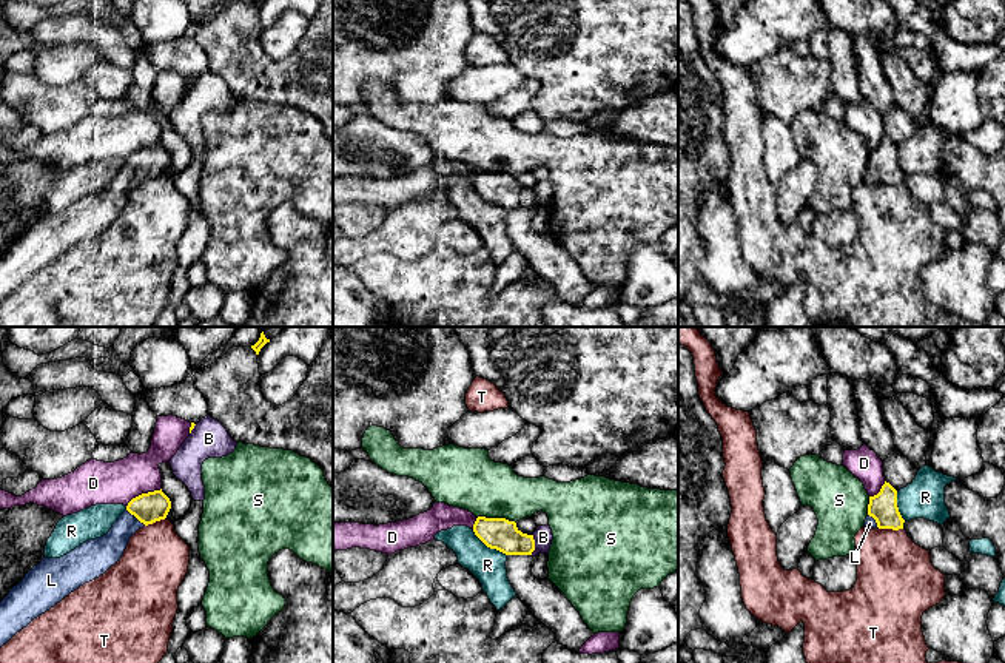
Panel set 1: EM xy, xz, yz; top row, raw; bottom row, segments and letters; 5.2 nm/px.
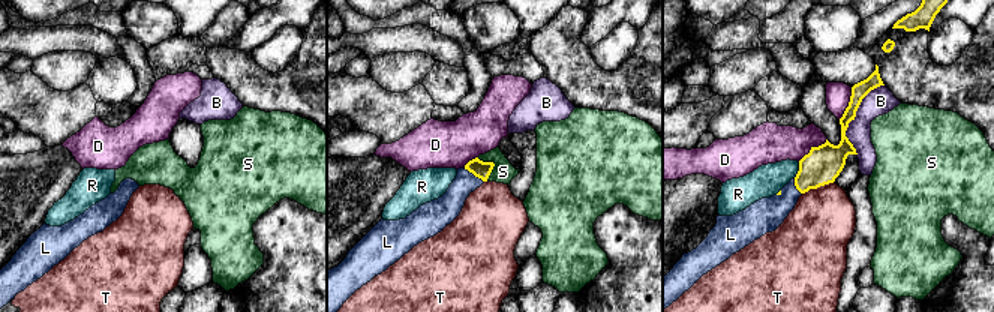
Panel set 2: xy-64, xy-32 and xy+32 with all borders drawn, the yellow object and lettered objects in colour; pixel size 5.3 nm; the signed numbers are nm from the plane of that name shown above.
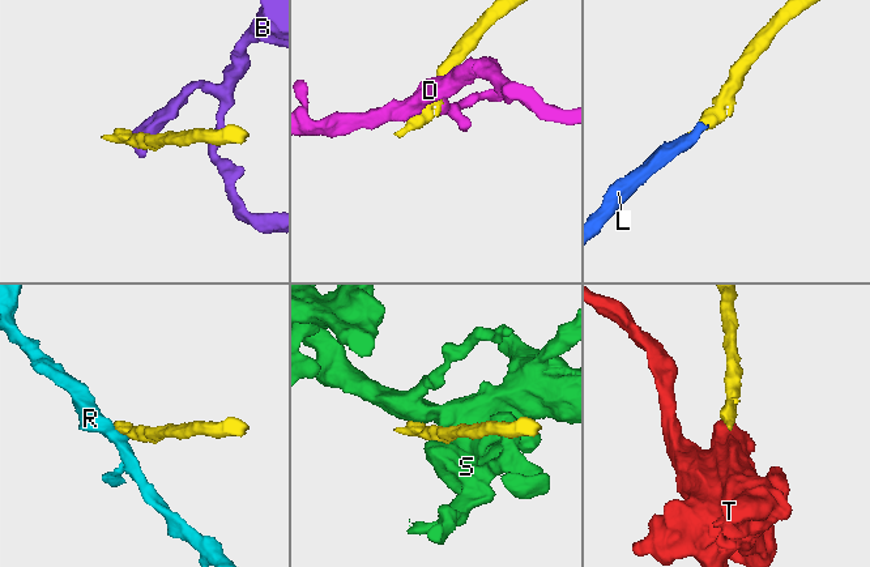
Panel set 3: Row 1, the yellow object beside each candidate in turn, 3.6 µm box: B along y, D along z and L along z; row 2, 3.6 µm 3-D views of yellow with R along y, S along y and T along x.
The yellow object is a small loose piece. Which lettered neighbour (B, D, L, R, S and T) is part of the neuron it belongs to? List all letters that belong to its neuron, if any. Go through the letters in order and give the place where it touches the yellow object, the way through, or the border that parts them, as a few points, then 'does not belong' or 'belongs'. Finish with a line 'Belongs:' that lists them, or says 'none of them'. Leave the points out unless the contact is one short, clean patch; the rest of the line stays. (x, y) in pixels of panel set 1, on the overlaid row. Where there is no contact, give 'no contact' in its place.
B: xz (534, 545) | does not belong
D: xy (142, 494) | does not belong
L: xy (136, 517) | across xy (148, 508), (136, 517), (104, 552) | belongs
R: xz (489, 546) | along xz (472, 529), (487, 546), (506, 555) | does not belong
S: xz (497, 518) | does not belong
T: yz (890, 528) | along yz (877, 526), (902, 529) | does not belong
Belongs: L

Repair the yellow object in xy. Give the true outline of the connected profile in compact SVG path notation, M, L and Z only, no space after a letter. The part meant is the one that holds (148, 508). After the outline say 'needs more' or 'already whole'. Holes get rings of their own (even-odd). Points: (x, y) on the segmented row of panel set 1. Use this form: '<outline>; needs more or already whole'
M160 490L133 498L109 532L60 558L45 557L0 601L0 648L71 592L103 575L143 526L165 520L170 498Z; needs more

